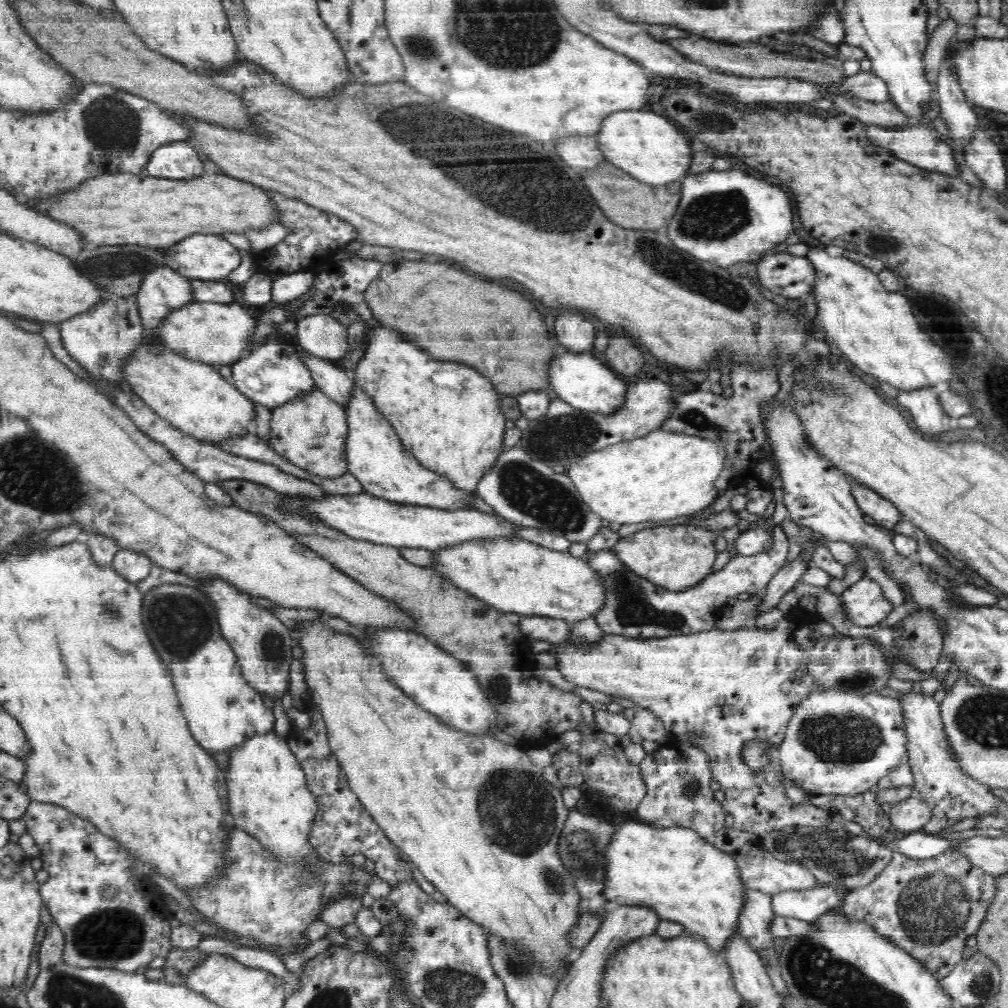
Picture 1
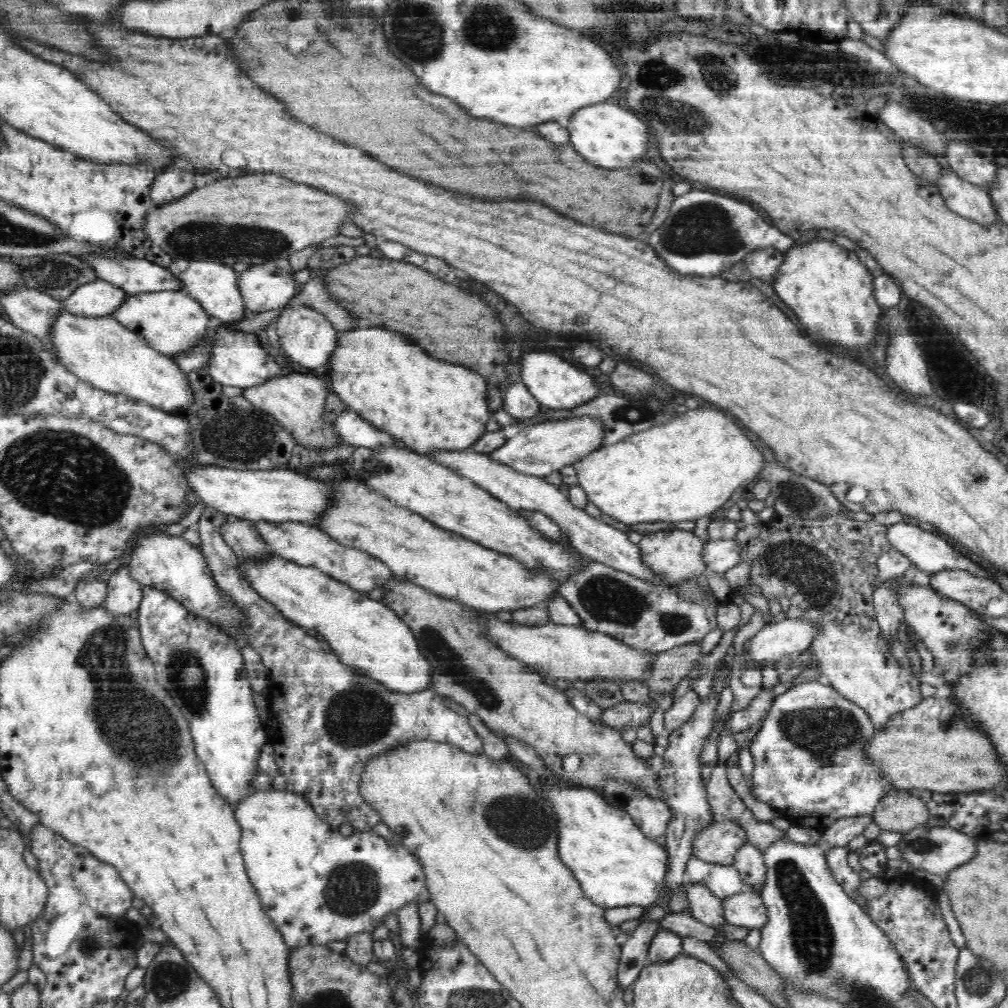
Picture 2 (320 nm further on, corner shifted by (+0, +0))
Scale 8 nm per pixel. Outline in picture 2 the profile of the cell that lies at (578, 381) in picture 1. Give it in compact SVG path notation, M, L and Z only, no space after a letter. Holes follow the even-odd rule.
M532 352L520 360L520 376L534 398L549 409L573 409L580 407L598 394L594 380L578 367L568 364L552 352Z

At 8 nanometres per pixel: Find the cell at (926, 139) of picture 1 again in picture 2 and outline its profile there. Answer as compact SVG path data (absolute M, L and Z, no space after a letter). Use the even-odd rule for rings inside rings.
M941 168L935 186L953 213L986 226L1000 219L987 190L964 180L951 169Z

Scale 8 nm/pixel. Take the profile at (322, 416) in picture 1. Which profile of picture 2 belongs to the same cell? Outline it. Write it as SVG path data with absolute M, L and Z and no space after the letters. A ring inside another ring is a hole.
M304 373L280 375L272 378L258 387L243 389L242 396L249 400L261 411L272 415L280 427L288 431L294 437L296 444L310 448L330 448L338 444L338 433L334 424L328 424L322 420L322 413L328 396L326 382L316 376L304 376Z

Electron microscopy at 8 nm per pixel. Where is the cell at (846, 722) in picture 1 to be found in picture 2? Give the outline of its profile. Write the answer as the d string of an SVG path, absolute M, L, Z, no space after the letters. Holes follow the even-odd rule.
M811 681L794 685L783 694L774 697L771 707L765 714L766 718L762 722L757 734L752 739L748 747L754 762L754 770L752 770L752 789L751 793L756 797L756 800L773 806L782 817L789 820L794 826L805 826L806 828L814 828L818 832L824 833L828 830L836 820L850 816L862 816L864 814L873 814L876 805L887 795L887 792L894 789L891 788L891 782L882 775L882 771L878 766L874 766L870 757L865 753L866 743L872 738L876 732L874 723L871 721L869 714L860 708L860 705L844 698L832 685L827 682Z

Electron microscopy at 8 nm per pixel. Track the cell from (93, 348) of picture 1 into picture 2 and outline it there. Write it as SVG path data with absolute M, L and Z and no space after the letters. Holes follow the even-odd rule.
M98 279L76 288L64 300L64 308L72 315L102 318L114 315L127 299L127 295L124 289Z

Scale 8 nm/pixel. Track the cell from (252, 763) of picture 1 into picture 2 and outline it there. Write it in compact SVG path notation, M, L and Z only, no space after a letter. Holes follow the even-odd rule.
M270 790L270 792L254 792L252 796L248 796L246 800L242 798L238 805L235 806L235 817L241 826L240 852L243 856L246 872L251 883L254 885L258 896L262 902L263 912L270 916L270 920L274 922L274 926L278 928L278 932L282 934L285 945L289 948L306 948L306 946L326 946L328 942L338 942L338 940L346 941L352 934L360 934L360 932L372 933L374 928L382 926L384 916L388 916L390 912L396 915L396 912L406 906L406 904L424 904L431 901L431 894L426 885L426 879L420 859L416 855L412 855L412 851L408 847L398 845L388 837L382 837L373 831L356 831L344 837L338 830L326 824L316 813L312 805L299 793L296 792L278 792L278 790Z

